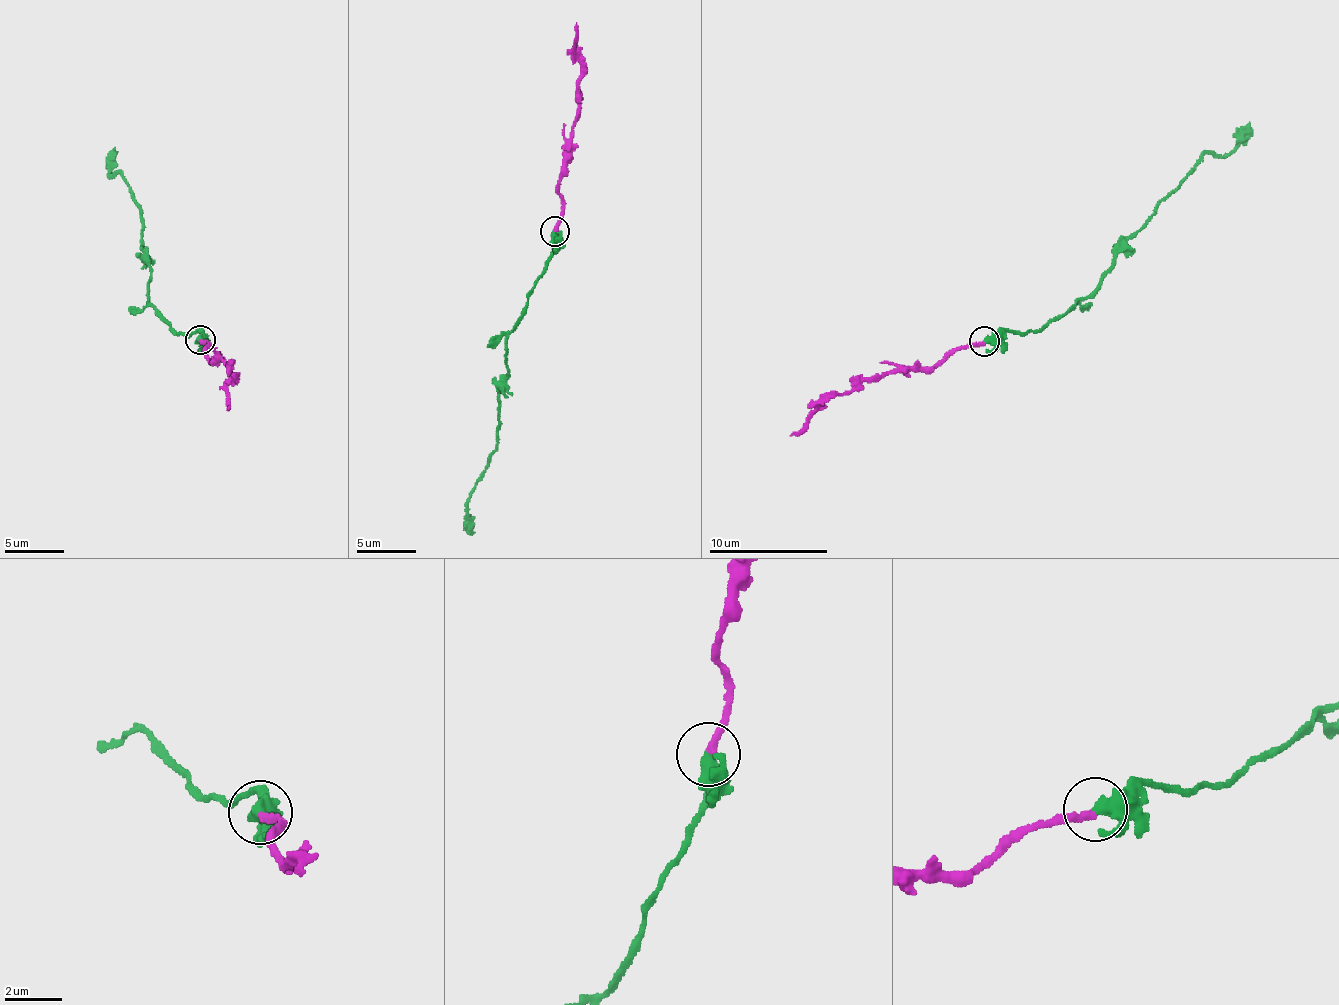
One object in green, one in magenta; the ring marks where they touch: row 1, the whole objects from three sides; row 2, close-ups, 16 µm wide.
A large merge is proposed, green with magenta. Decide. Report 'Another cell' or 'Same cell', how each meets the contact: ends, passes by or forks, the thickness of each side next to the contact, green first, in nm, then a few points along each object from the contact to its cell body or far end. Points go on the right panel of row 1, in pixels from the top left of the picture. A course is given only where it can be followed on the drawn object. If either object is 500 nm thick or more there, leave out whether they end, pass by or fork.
Same cell. Thickness 500 nm (green) against 280 nm. Course of green: (985, 342), (1003, 331), (1037, 330), (1086, 297), (1113, 264), (1113, 255), (1206, 154), (1226, 155), (1250, 122). Course of magenta: (985, 342), (950, 349), (932, 366), (900, 366), (833, 392), (790, 434)

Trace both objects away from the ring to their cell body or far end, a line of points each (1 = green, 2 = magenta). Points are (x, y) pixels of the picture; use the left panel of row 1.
1: (199, 340), (148, 302), (141, 207), (118, 173), (111, 176), (115, 148)
2: (199, 340), (208, 344), (206, 354), (212, 359), (214, 354), (228, 363), (234, 373), (226, 386), (228, 408)

